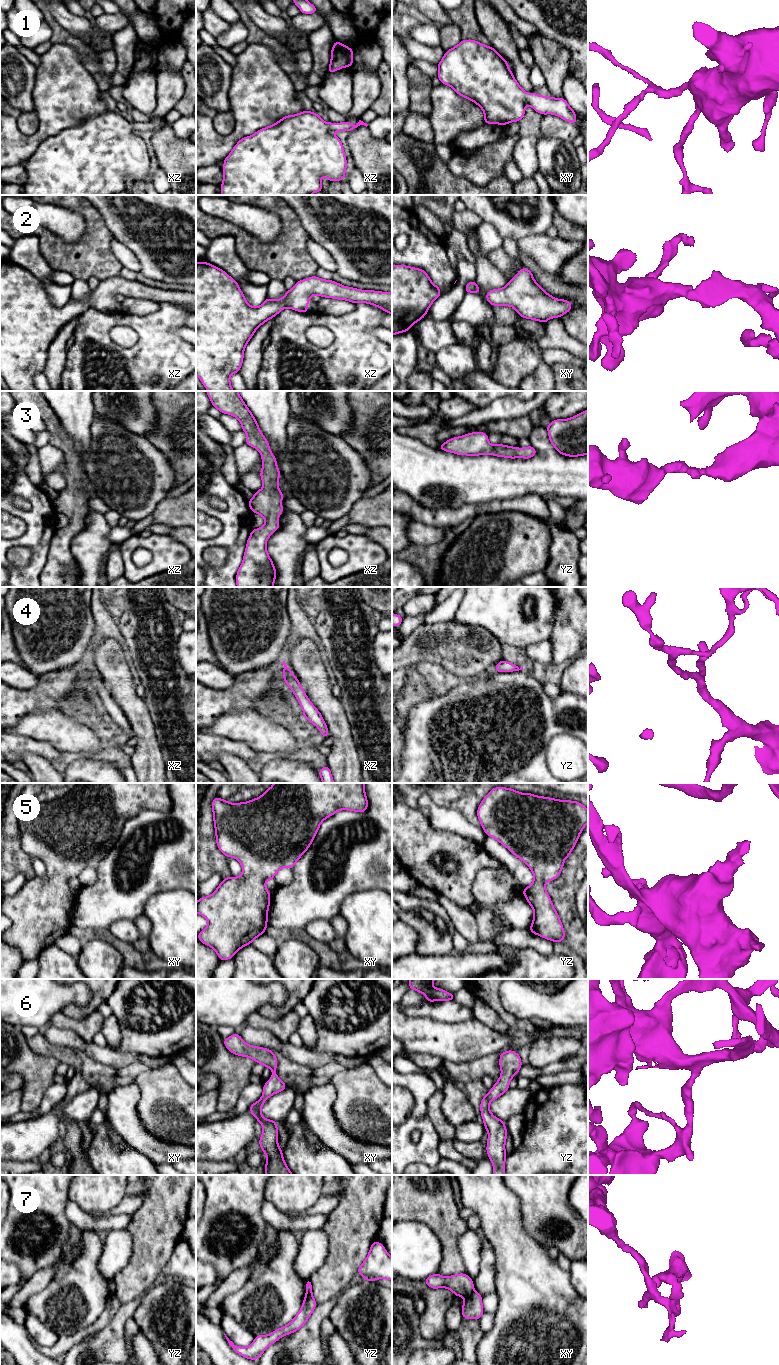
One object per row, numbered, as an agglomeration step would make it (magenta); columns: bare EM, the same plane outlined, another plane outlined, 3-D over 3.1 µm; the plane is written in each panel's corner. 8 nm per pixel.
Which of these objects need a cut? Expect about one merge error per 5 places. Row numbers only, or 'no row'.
7

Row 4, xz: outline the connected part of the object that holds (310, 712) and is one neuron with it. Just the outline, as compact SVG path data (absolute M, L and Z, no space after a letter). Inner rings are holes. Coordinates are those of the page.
M283 661L282 664L284 665L282 674L283 679L286 684L291 688L293 694L296 696L299 704L301 705L304 714L303 718L314 724L319 729L319 732L322 733L324 739L329 737L329 731L321 713L311 703L305 691L303 690L299 680L291 672L285 661Z

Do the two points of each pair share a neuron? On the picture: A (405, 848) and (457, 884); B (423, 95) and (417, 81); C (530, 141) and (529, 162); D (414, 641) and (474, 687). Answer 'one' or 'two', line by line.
A: one
B: one
C: one
D: two

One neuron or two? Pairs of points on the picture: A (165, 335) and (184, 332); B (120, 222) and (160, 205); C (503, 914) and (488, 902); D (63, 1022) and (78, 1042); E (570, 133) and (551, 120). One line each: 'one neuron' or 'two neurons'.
A: two neurons
B: one neuron
C: two neurons
D: two neurons
E: one neuron

